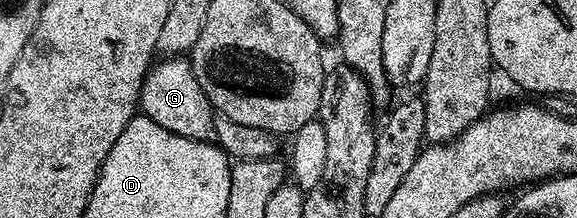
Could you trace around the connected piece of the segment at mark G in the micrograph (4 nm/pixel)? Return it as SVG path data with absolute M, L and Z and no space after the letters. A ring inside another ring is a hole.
M167 56L159 61L156 61L143 77L143 87L139 93L139 110L142 117L153 120L153 124L161 124L161 128L169 128L169 132L177 136L185 136L198 142L208 141L215 132L216 111L205 96L201 84L197 84L197 76L193 76L190 61L183 56Z

